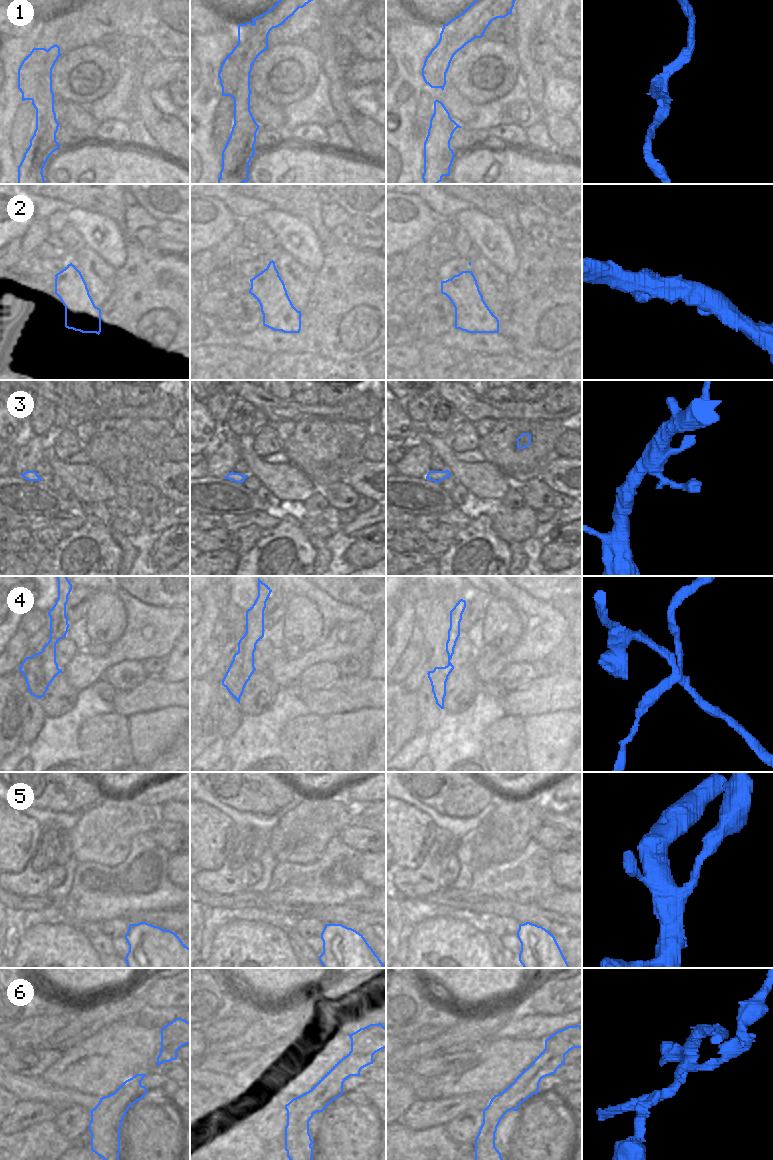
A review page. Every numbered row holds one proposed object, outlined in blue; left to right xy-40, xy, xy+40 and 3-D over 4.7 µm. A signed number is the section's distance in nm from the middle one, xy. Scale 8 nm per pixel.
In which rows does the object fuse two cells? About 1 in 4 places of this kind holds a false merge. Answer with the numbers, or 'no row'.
1, 4, 6

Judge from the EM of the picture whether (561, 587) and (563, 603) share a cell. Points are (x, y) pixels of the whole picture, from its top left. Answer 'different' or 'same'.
different

